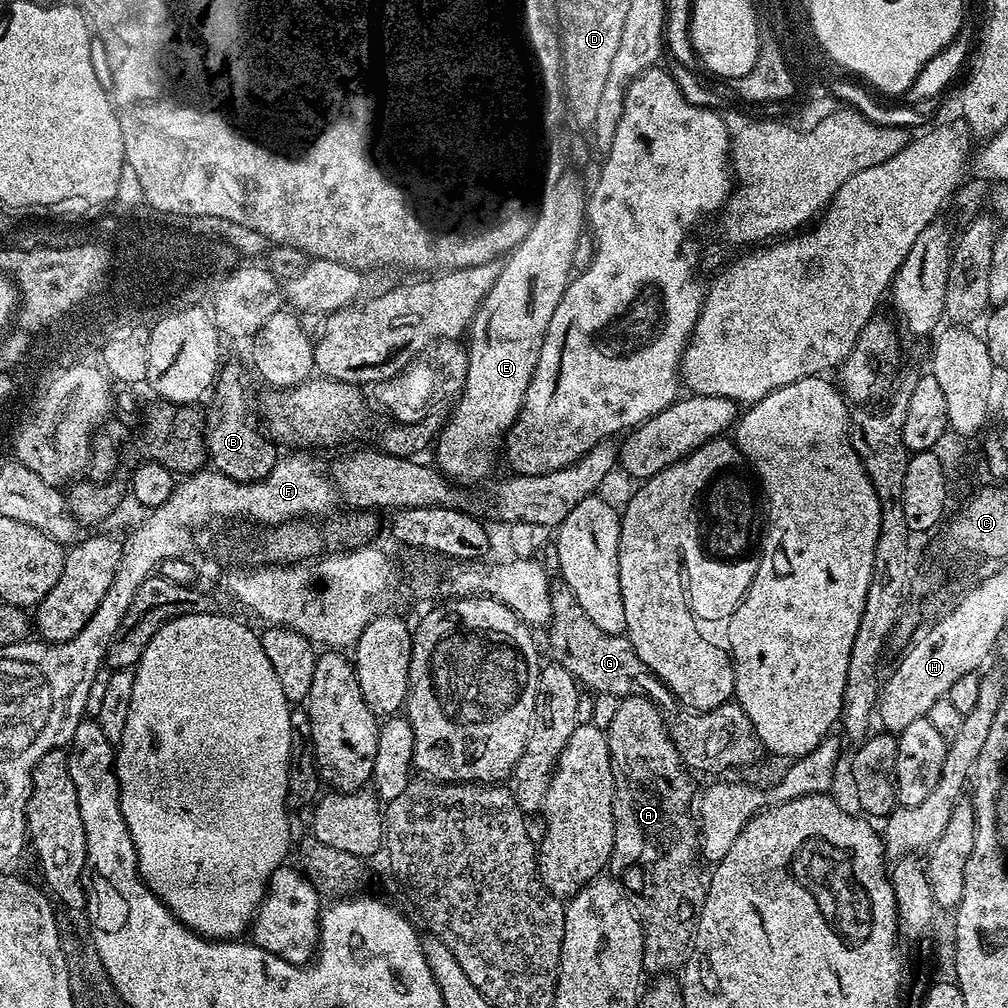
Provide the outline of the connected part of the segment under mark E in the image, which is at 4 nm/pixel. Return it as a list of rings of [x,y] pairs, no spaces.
[[[533,226],[524,241],[507,253],[494,286],[486,294],[475,318],[472,319],[470,331],[466,336],[468,369],[465,386],[455,401],[457,404],[452,417],[447,417],[444,427],[440,429],[440,435],[434,441],[435,467],[453,481],[489,479],[487,476],[492,472],[492,463],[495,462],[496,456],[498,460],[497,449],[501,447],[502,441],[522,410],[526,390],[534,378],[534,370],[542,354],[542,342],[548,333],[550,318],[554,318],[554,310],[558,310],[558,302],[562,302],[564,291],[568,289],[568,281],[574,275],[571,258],[575,242],[567,234],[567,230],[566,226],[559,228],[557,232],[550,226]]]

